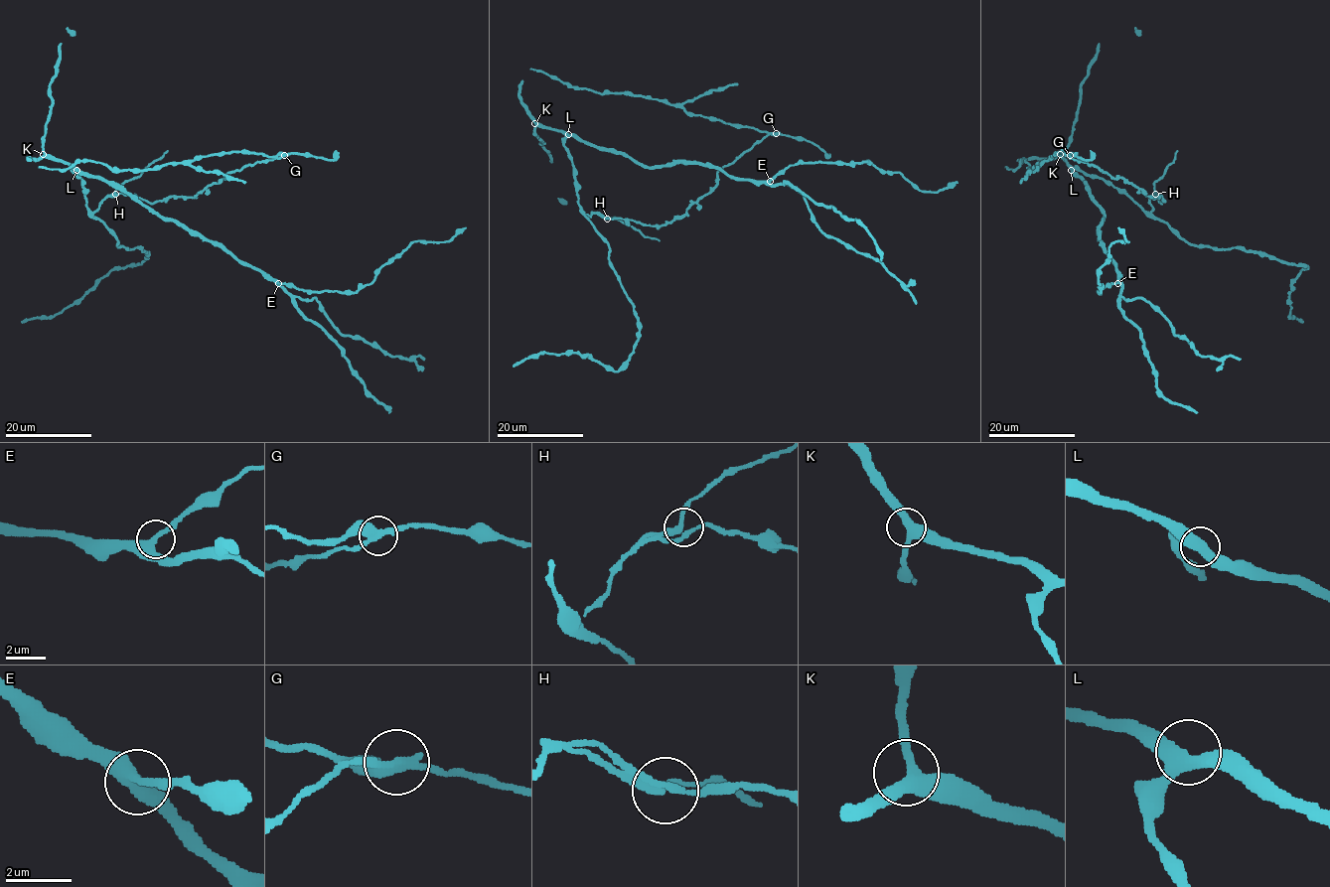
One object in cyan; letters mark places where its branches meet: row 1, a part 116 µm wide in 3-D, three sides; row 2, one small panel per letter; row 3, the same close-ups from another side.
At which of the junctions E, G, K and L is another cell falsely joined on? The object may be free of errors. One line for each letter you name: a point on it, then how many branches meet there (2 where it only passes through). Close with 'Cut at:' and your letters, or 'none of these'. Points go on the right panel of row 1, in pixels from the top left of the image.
G: at (1070, 155); 3 branches meet
Cut at: G

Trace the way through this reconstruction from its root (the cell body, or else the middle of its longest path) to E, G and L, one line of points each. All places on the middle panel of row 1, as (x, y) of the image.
E: (577, 189), (564, 145), (568, 136), (624, 152), (644, 167), (697, 162), (732, 177), (770, 181)
G: (577, 189), (578, 205), (590, 217), (598, 213), (662, 225), (704, 196), (720, 170), (776, 133)
L: (577, 189), (571, 157), (564, 145), (568, 134)

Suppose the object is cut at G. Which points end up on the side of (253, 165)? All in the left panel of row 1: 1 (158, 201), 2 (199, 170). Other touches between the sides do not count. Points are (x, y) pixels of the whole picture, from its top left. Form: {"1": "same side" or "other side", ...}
{"1": "same side", "2": "other side"}

